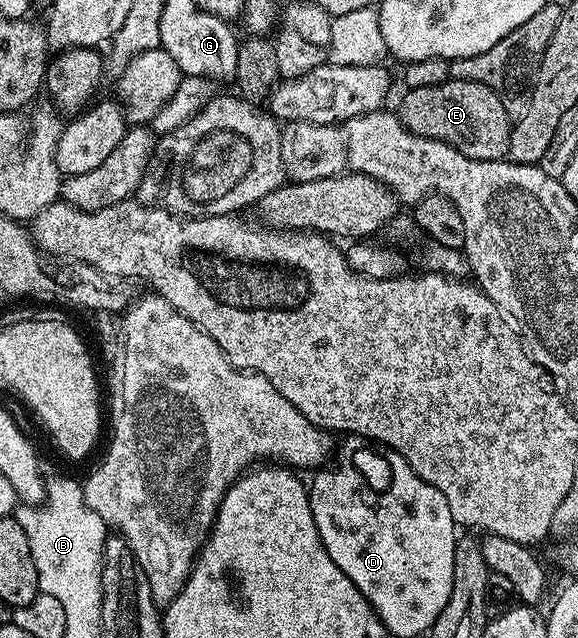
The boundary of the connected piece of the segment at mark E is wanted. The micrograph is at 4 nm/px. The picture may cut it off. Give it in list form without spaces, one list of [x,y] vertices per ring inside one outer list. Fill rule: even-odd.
[[[450,77],[444,84],[406,90],[403,95],[402,107],[397,107],[396,113],[416,136],[447,142],[472,160],[500,162],[507,157],[512,119],[492,88]]]

